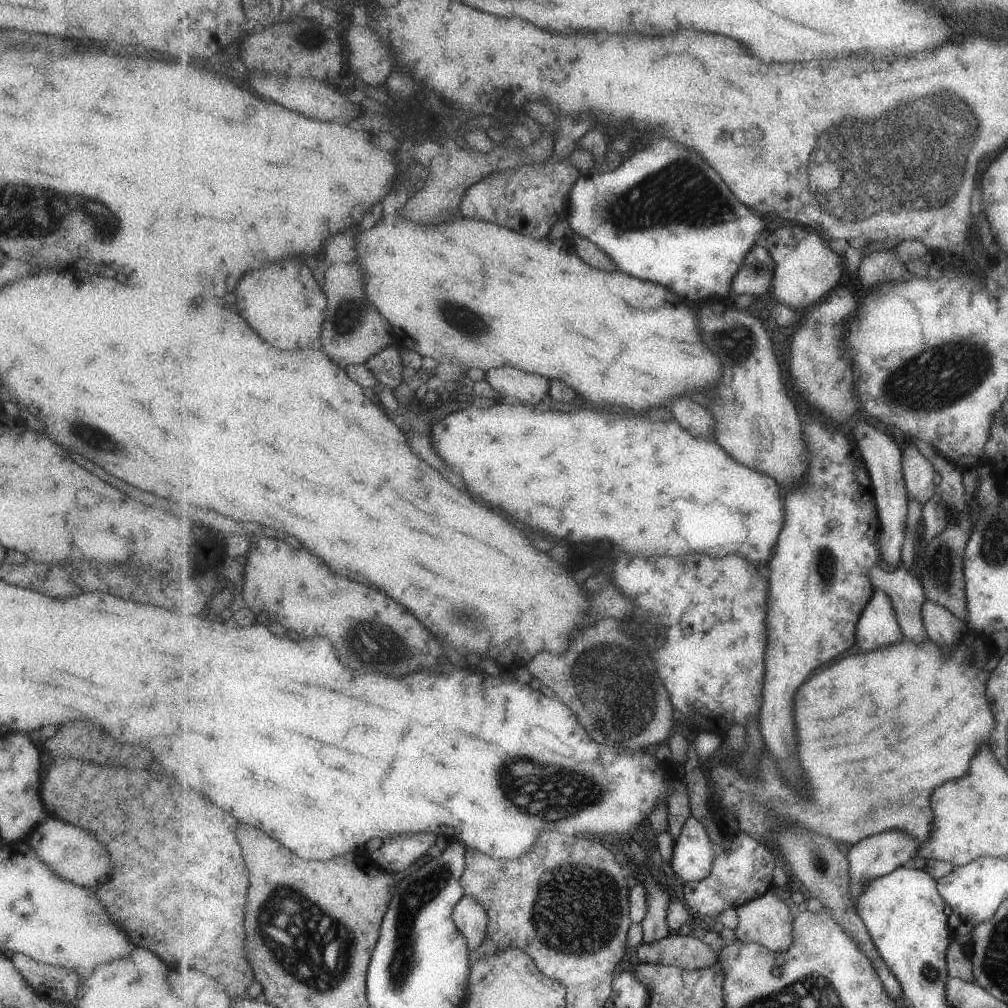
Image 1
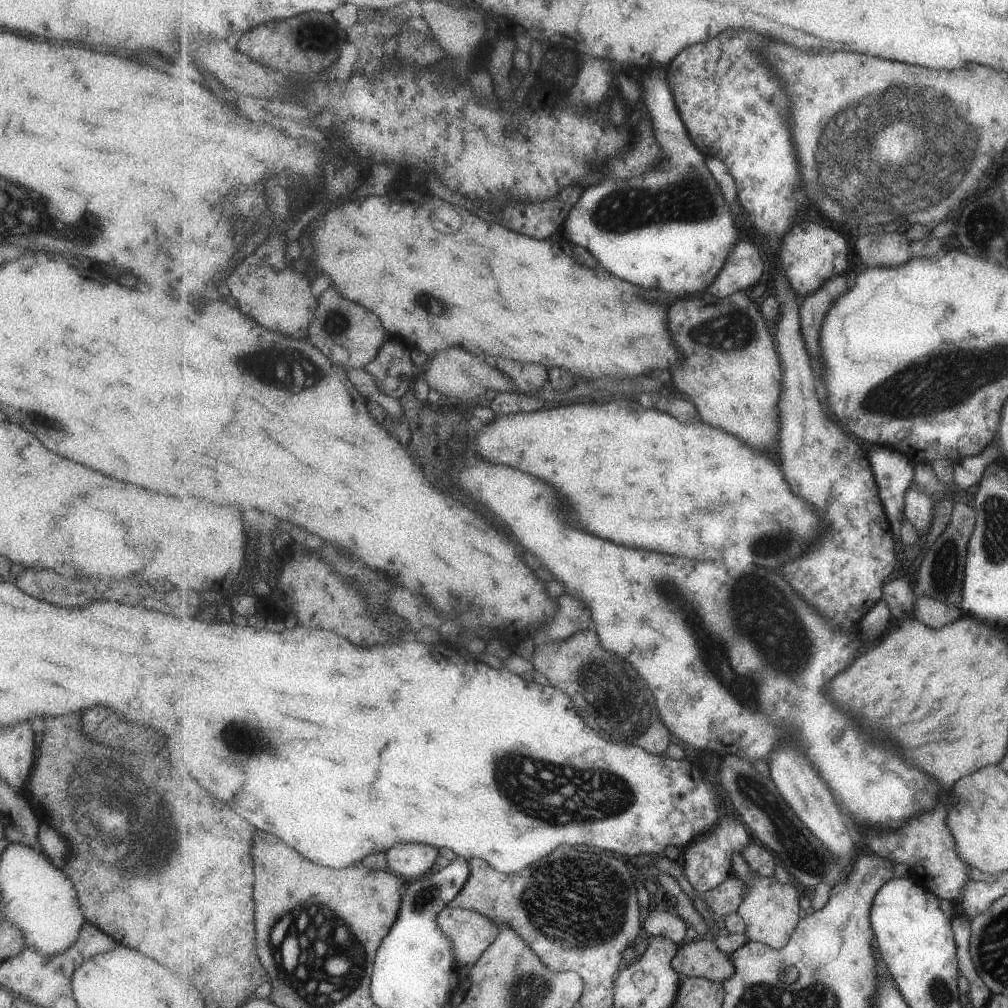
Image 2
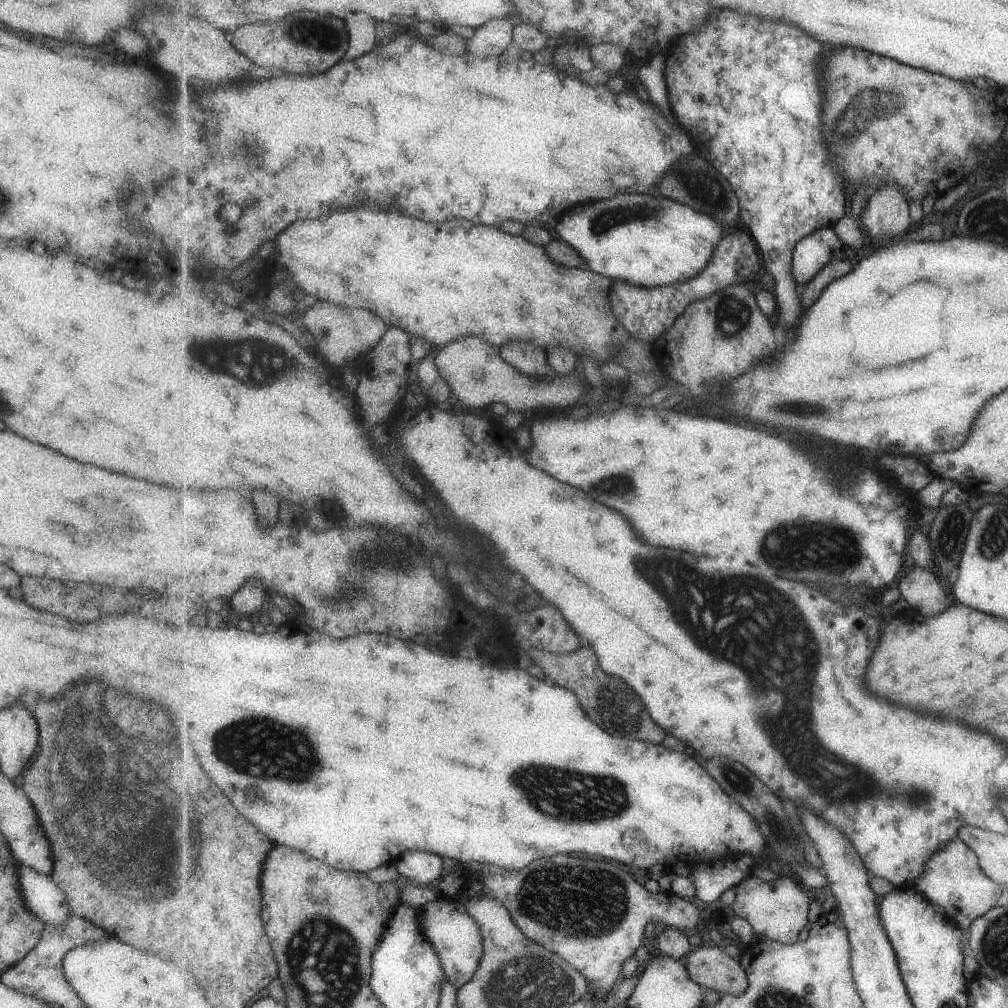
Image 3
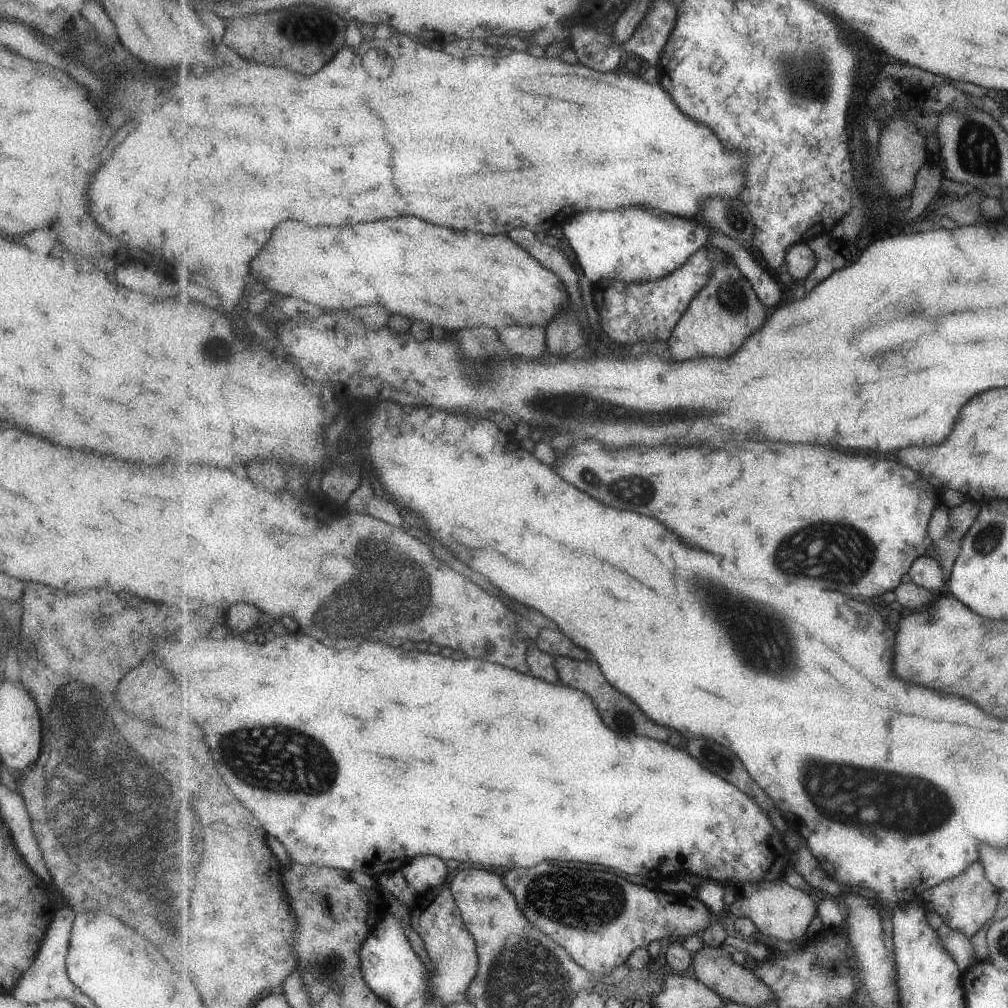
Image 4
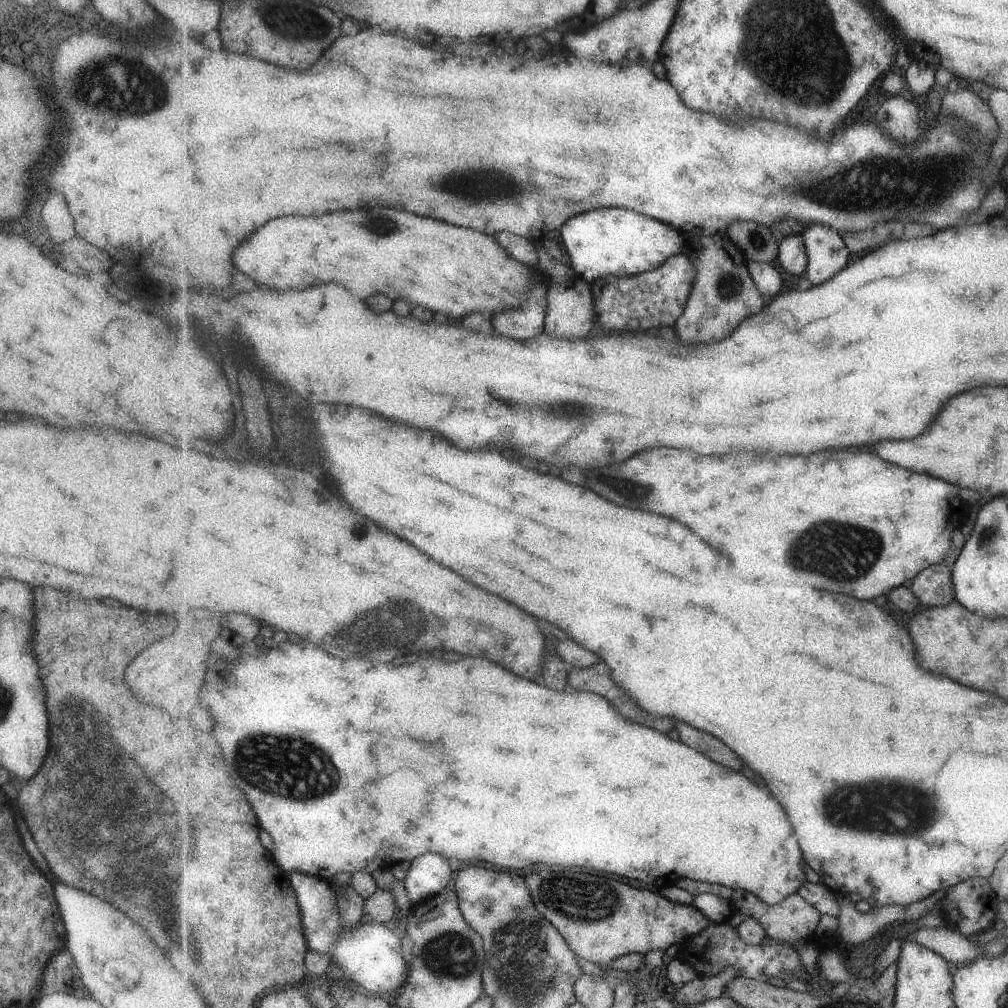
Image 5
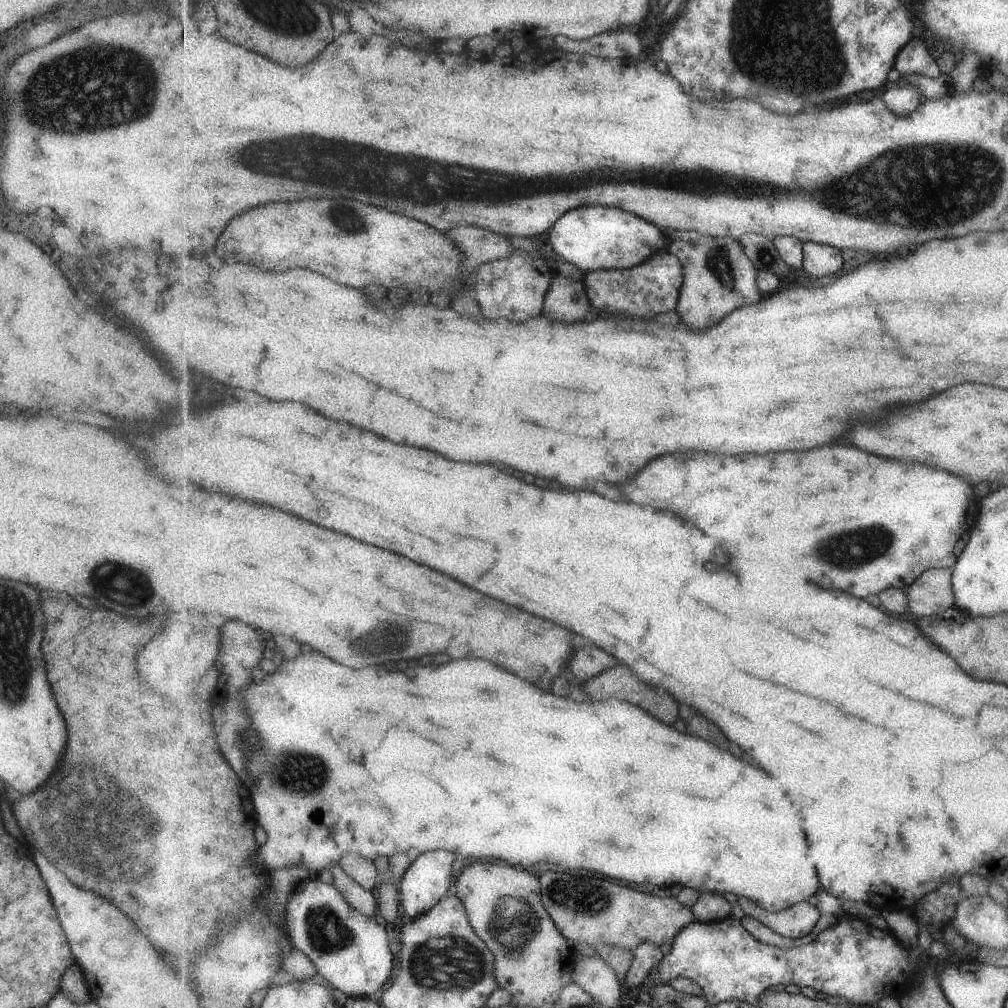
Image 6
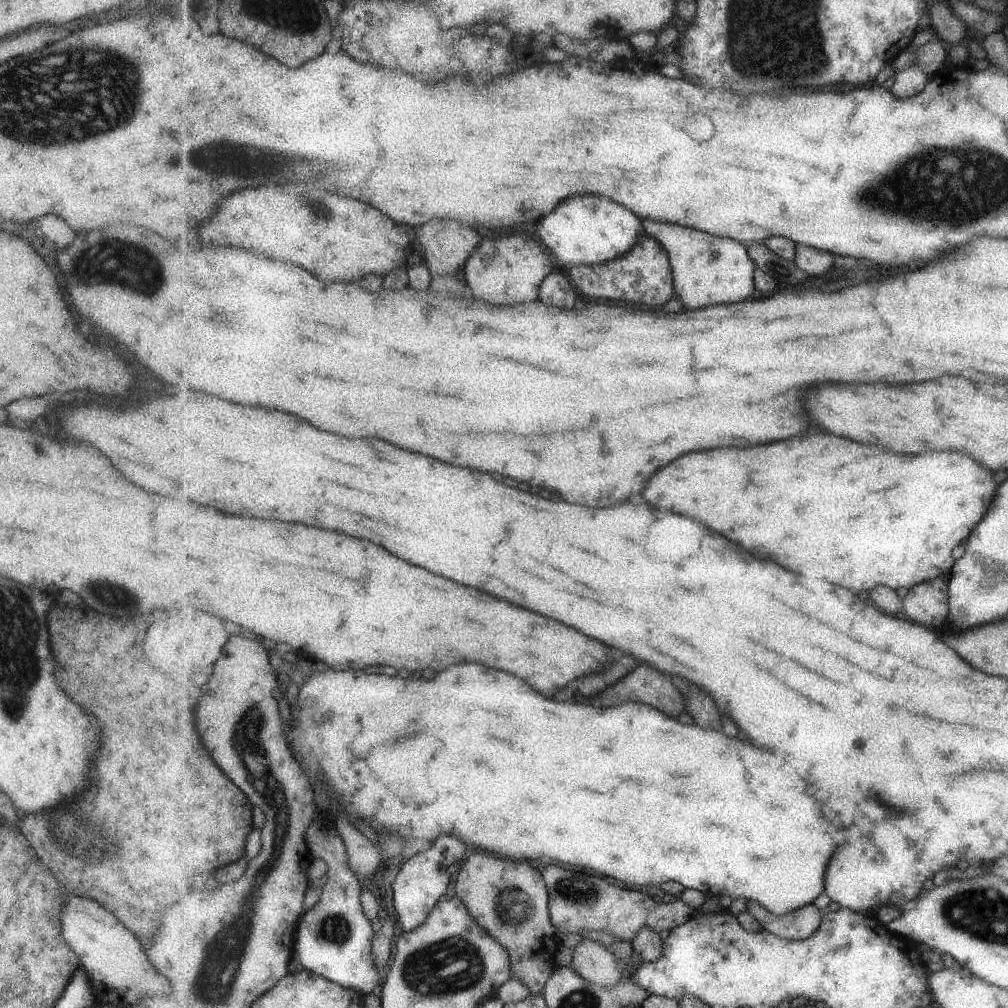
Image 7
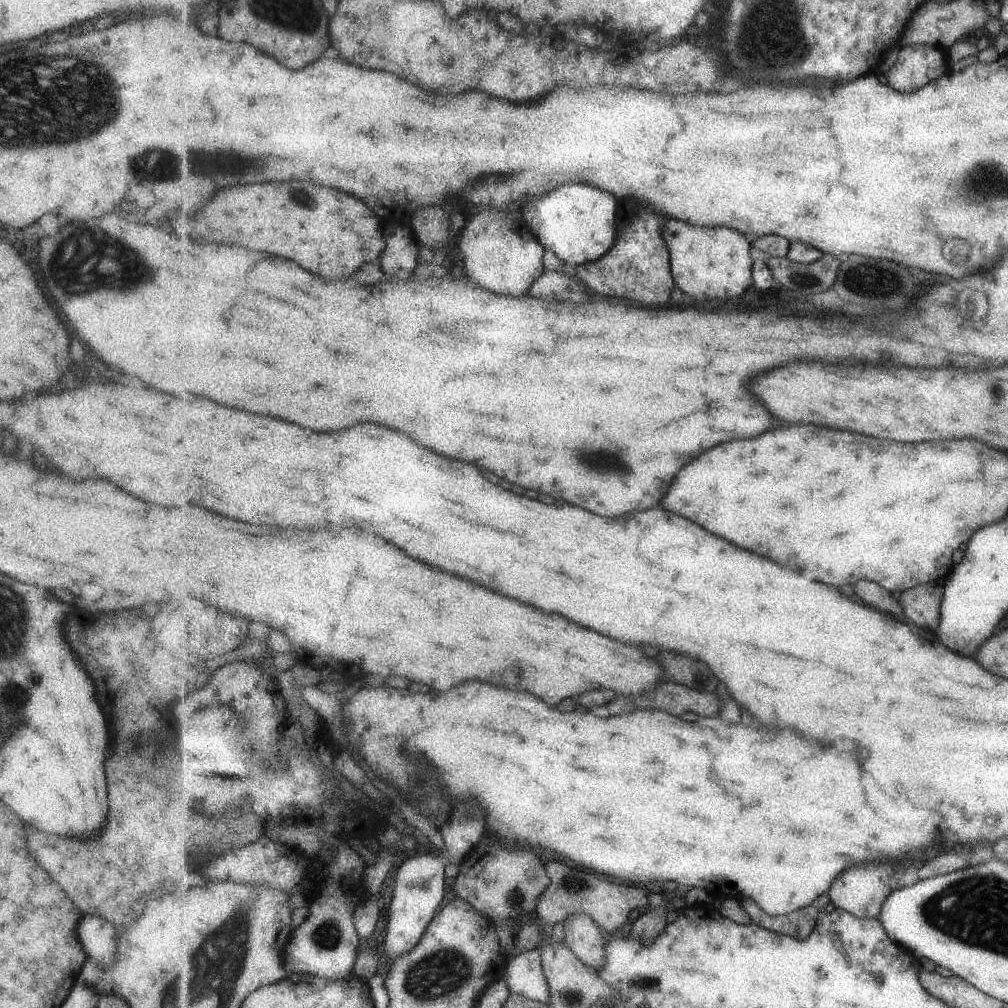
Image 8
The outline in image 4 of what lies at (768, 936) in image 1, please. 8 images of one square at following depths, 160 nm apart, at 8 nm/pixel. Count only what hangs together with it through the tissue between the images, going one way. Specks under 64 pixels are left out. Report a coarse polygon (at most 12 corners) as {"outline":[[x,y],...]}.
{"outline":[[778,879],[739,885],[729,909],[763,935],[807,936],[809,891]]}

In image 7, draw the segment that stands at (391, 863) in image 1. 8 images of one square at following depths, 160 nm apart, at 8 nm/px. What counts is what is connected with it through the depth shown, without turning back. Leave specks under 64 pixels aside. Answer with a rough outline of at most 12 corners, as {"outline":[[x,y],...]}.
{"outline":[[439,838],[411,854],[395,881],[395,909],[415,930],[449,890],[449,866],[469,848]]}

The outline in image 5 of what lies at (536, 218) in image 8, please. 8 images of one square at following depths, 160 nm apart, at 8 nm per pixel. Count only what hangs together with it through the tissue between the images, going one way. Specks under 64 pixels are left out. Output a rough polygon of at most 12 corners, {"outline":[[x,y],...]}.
{"outline":[[633,210],[571,217],[561,236],[591,284],[658,269],[691,240]]}

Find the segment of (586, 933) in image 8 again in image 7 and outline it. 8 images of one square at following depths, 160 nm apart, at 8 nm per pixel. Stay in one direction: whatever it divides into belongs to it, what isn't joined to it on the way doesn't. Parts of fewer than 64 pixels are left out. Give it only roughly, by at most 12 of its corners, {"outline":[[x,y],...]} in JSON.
{"outline":[[585,935],[570,966],[589,982],[614,987],[623,966],[603,945]]}

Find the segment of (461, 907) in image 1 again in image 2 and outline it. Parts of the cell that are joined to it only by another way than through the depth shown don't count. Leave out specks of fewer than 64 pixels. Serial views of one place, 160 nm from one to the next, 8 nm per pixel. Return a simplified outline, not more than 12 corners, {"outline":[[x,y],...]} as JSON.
{"outline":[[461,907],[438,923],[454,940],[462,979],[500,933],[492,918]]}

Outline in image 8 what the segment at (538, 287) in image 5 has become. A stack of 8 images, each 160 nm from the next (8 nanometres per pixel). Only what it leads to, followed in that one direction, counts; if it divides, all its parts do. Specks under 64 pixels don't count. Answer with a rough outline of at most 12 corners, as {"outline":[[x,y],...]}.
{"outline":[[513,212],[463,228],[465,273],[525,296],[547,249]]}

